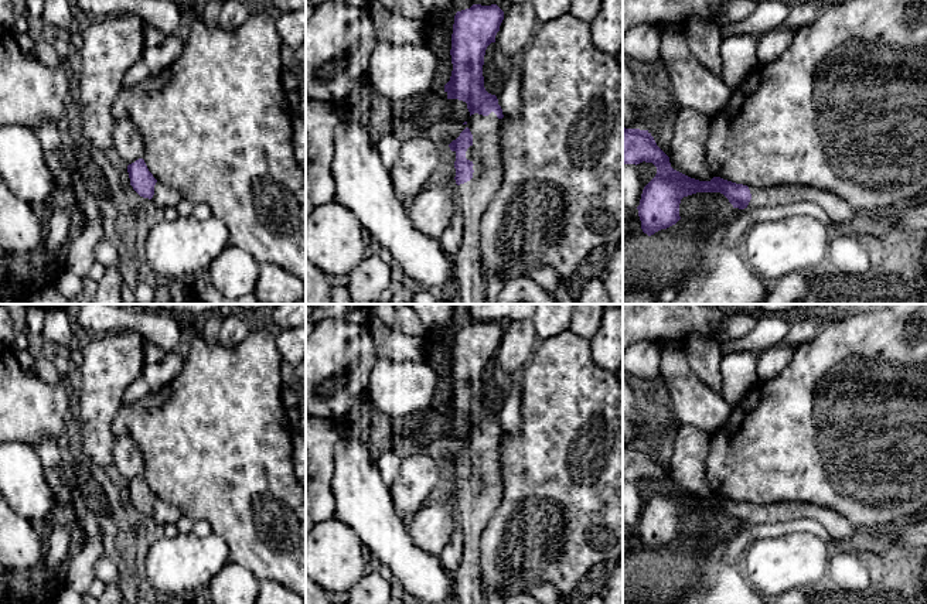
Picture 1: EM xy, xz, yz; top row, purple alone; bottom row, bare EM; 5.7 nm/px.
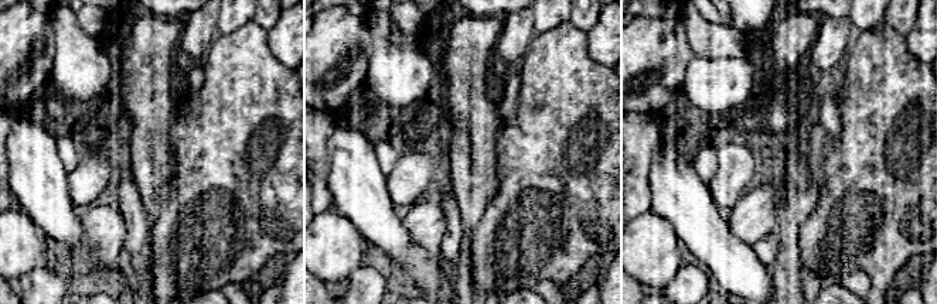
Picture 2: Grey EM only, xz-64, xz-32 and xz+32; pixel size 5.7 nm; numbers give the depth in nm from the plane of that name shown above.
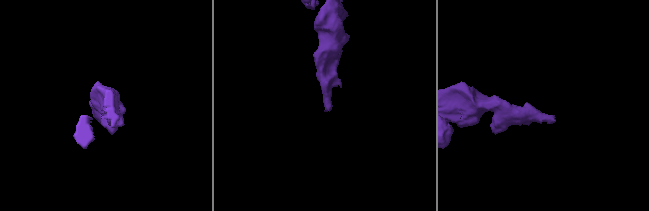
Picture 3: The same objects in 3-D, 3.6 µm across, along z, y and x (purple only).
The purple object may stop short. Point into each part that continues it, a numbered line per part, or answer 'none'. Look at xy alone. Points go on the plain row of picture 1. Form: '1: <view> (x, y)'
1: xy (164, 514)

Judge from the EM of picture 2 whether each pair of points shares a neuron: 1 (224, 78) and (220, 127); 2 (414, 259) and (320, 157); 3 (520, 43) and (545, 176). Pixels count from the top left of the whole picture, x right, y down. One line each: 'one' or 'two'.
1: one
2: two
3: two

